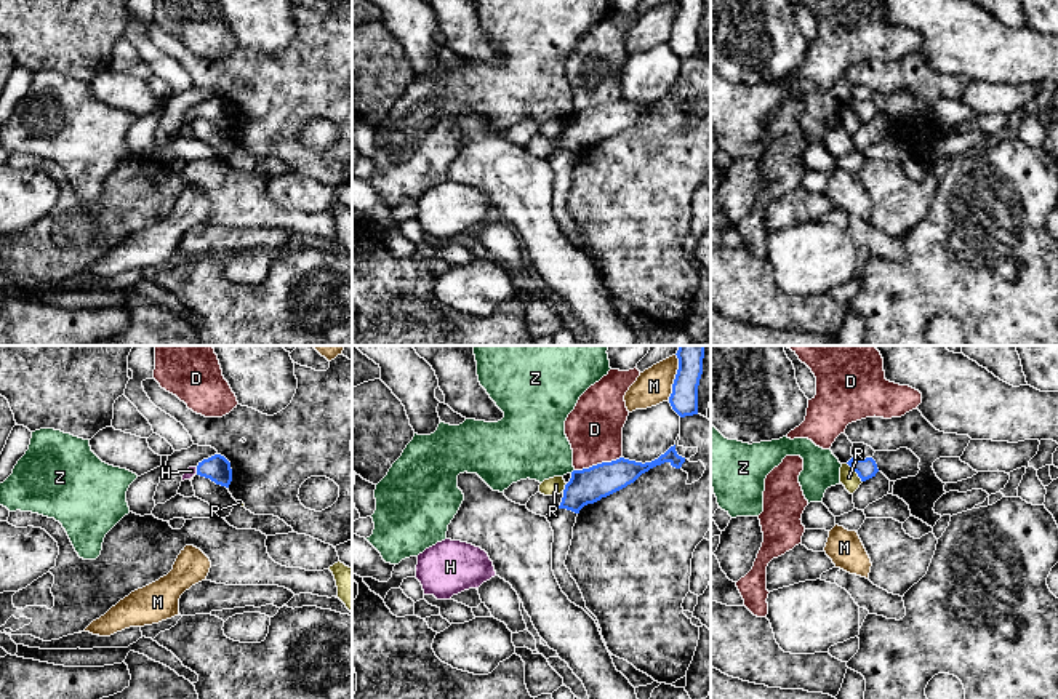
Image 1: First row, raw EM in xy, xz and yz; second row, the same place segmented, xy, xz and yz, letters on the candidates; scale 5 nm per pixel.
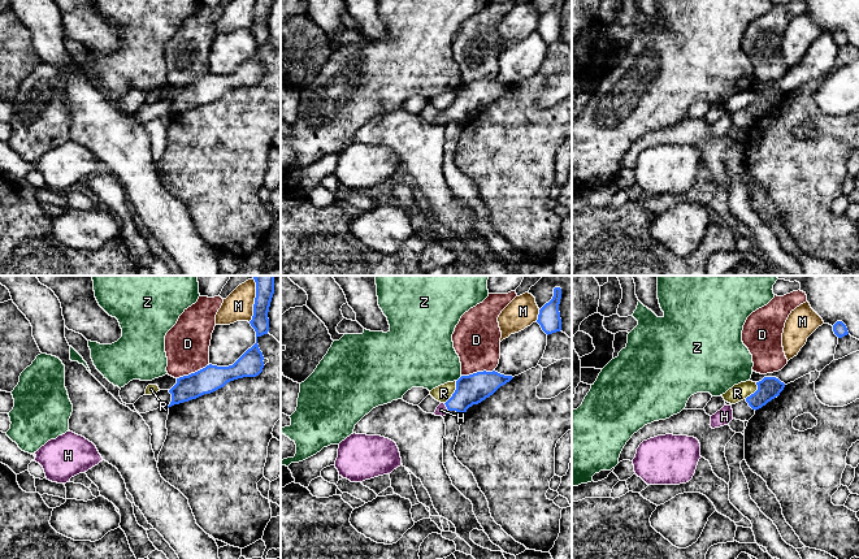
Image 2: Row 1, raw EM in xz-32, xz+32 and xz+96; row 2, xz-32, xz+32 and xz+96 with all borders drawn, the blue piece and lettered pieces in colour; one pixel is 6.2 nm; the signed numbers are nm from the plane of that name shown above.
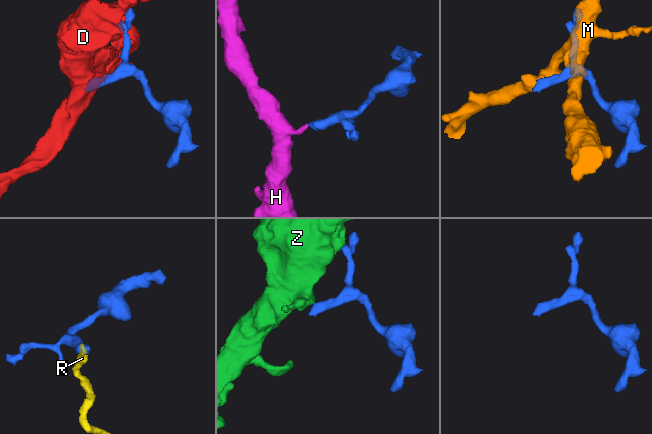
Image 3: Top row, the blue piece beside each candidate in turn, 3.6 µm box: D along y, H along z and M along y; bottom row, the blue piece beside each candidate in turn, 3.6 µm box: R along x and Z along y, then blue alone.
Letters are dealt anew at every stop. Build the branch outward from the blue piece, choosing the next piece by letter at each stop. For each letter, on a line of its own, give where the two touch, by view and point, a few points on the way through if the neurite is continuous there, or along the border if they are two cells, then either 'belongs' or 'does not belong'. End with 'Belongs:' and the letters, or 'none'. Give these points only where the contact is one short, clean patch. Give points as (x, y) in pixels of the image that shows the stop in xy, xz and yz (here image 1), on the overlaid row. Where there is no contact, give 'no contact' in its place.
D: meets blue in xz at (597, 464); border along xz (620, 456), (575, 471); does not belong
H: meets blue in xy at (197, 471); runs through xy (216, 467), (197, 471), (191, 471); belongs
M: meets blue in xz at (676, 378); does not belong
R: meets blue in yz at (855, 471); border along yz (847, 463), (861, 482); does not belong
Z: no contact; does not belong
Belongs: H

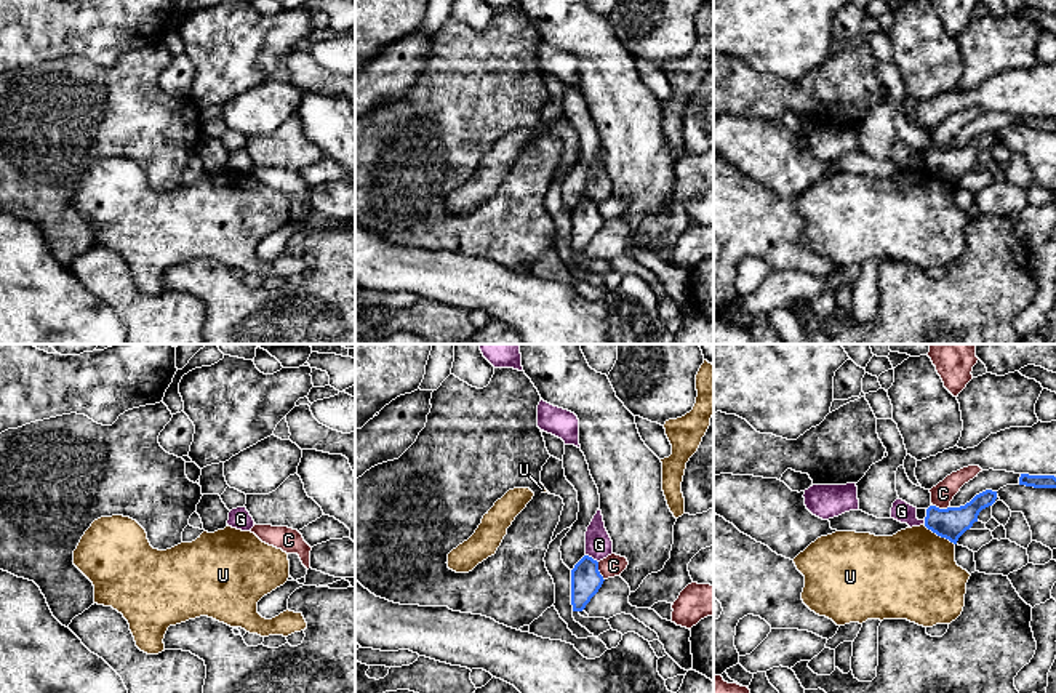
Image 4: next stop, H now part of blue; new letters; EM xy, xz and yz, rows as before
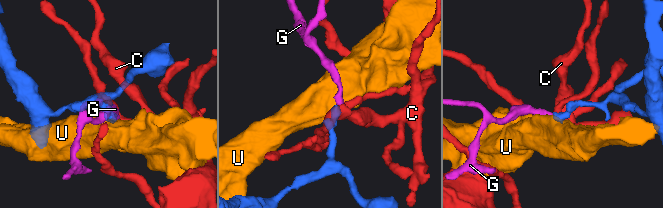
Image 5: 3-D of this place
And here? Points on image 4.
C: meets blue in xz at (599, 572); does not belong
G: meets blue in xz at (591, 557); border along xz (586, 554), (597, 562); does not belong
U: meets blue in yz at (940, 535); border along yz (924, 525), (954, 544); does not belong
Belongs: none

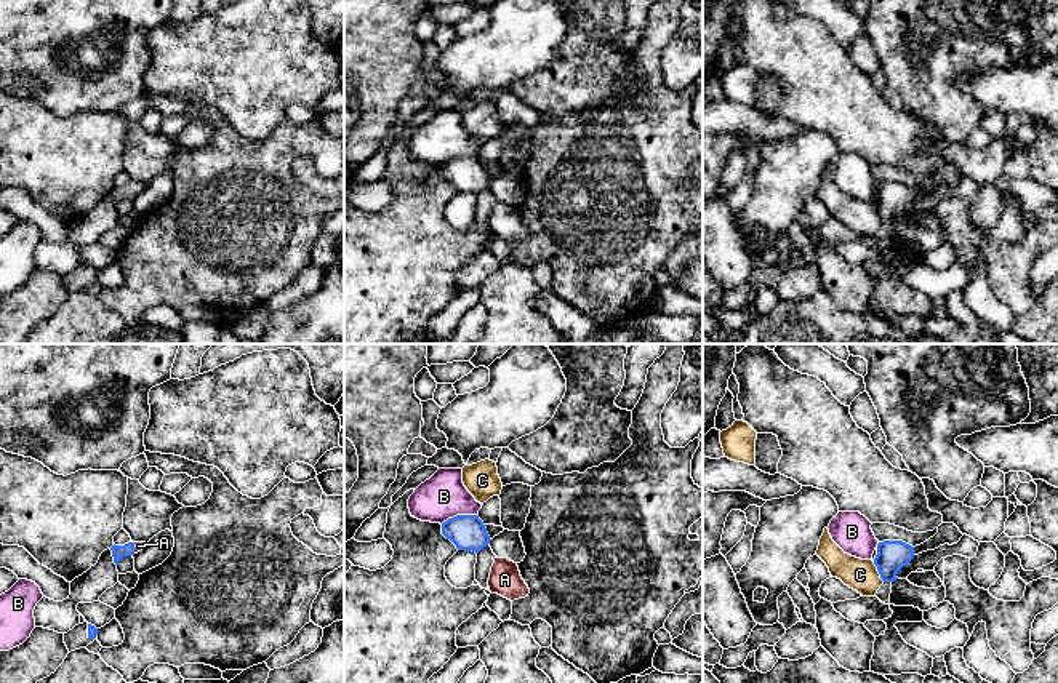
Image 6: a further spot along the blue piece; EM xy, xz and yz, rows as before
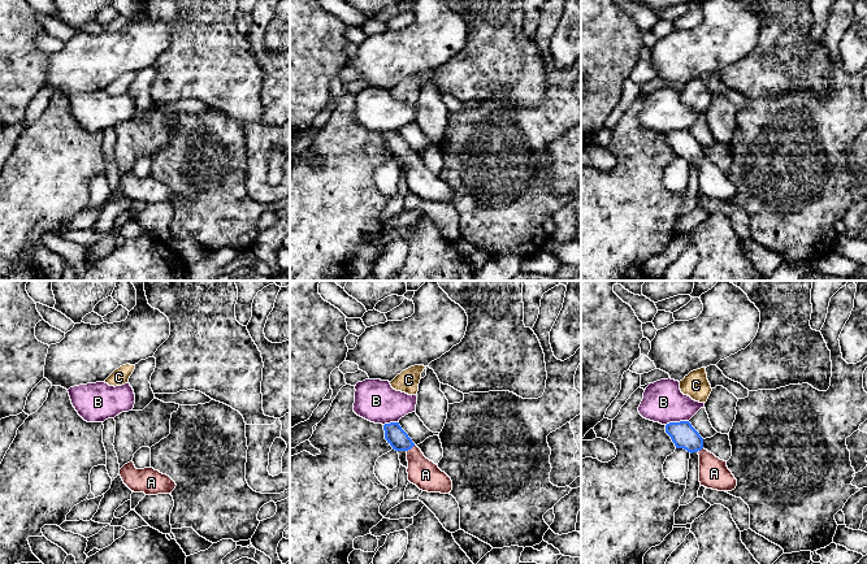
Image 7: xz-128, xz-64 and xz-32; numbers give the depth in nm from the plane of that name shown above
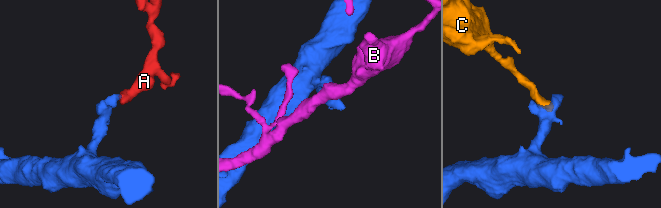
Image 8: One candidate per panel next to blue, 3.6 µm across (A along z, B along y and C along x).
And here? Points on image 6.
A: meets blue in xy at (133, 547); runs through xy (119, 552), (133, 547), (138, 546); belongs
B: meets blue in xz at (458, 515); does not belong
C: meets blue in yz at (877, 570); does not belong
Belongs: A

